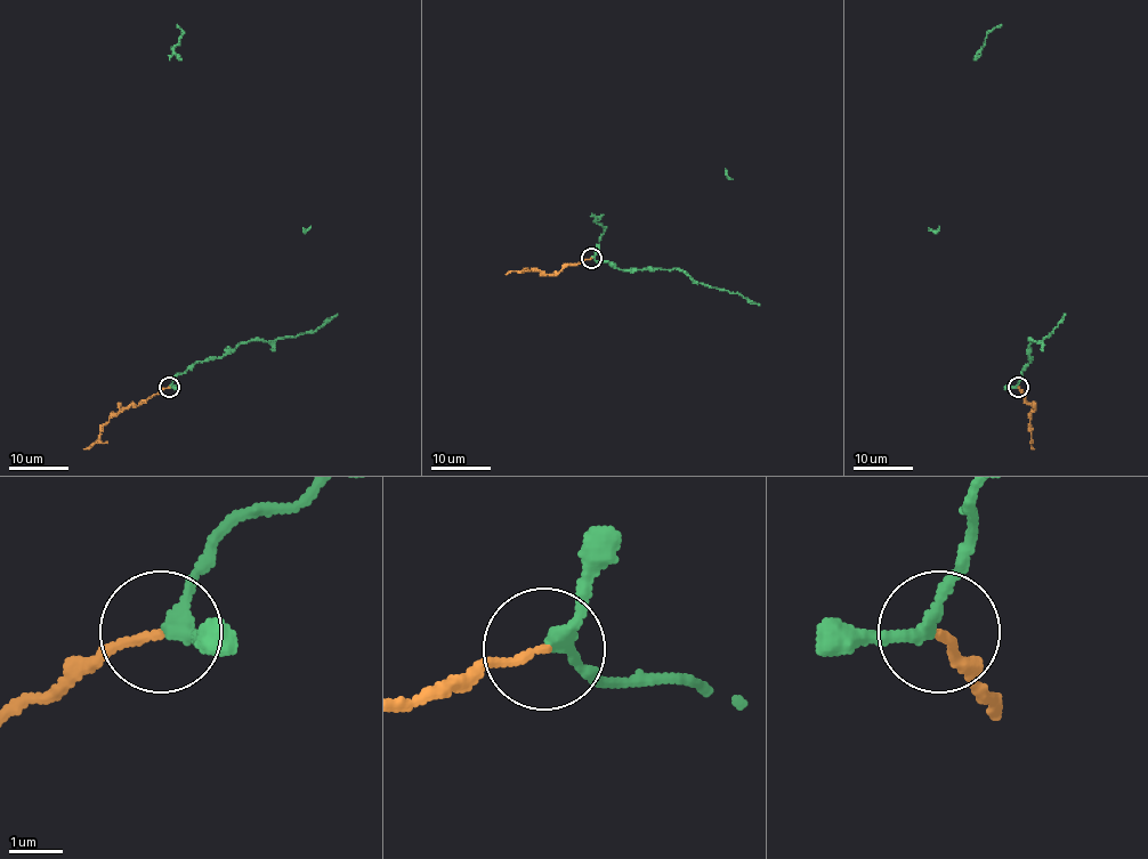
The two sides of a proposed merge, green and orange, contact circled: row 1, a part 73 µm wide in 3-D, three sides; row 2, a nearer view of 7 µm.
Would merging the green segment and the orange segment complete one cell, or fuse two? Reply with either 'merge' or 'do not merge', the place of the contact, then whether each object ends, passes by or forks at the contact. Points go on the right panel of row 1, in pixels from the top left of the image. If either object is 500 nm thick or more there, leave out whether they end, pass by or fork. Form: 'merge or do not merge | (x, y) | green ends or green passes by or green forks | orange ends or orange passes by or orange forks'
merge | (1018, 387) | green passes by | orange ends

